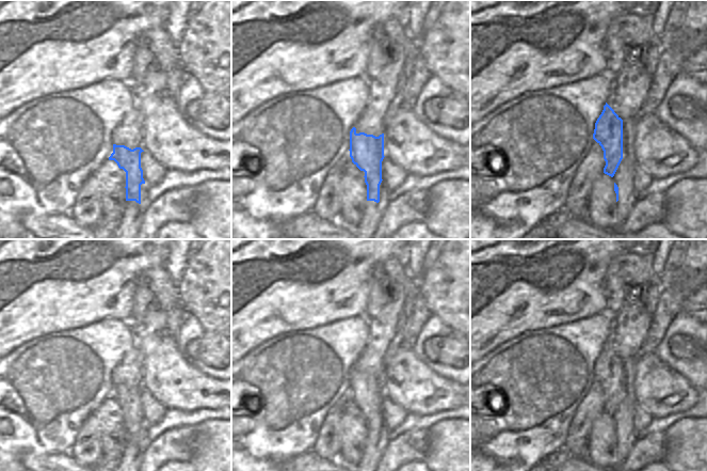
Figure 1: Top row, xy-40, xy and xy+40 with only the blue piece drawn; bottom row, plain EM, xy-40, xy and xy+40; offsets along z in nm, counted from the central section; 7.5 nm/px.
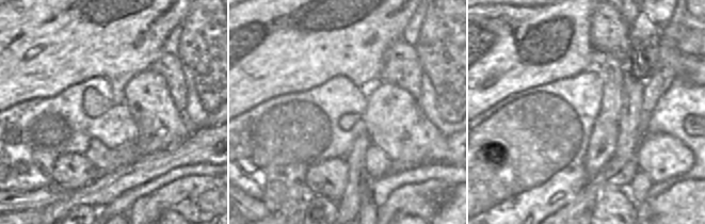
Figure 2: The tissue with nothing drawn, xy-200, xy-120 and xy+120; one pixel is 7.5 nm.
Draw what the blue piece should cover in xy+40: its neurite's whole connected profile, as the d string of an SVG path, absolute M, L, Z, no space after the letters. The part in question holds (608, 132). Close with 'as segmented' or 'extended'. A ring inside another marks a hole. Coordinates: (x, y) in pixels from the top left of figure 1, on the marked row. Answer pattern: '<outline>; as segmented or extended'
M607 103L595 123L593 139L604 151L604 173L613 177L623 159L623 120Z; as segmented

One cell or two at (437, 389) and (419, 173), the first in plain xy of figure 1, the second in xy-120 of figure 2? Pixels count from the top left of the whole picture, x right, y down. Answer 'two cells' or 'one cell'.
two cells

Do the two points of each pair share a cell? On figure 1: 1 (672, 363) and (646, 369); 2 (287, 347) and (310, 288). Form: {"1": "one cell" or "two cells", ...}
{"1": "two cells", "2": "two cells"}

